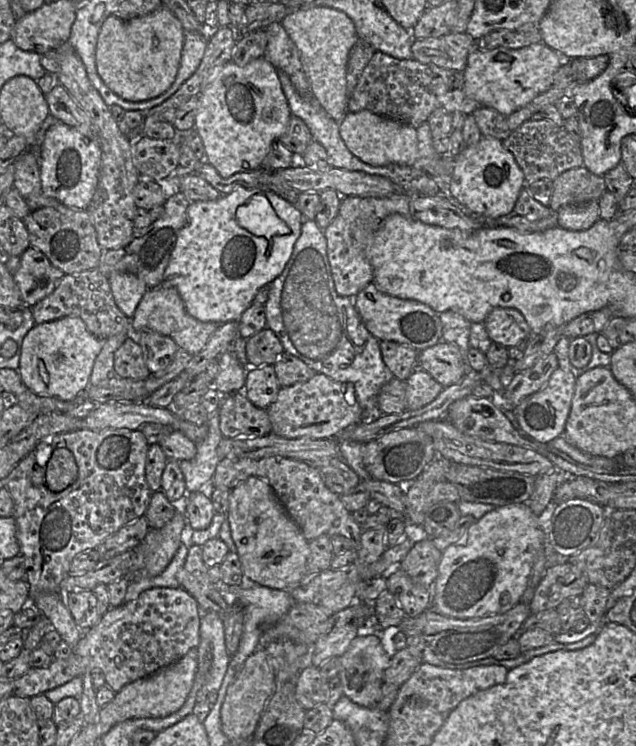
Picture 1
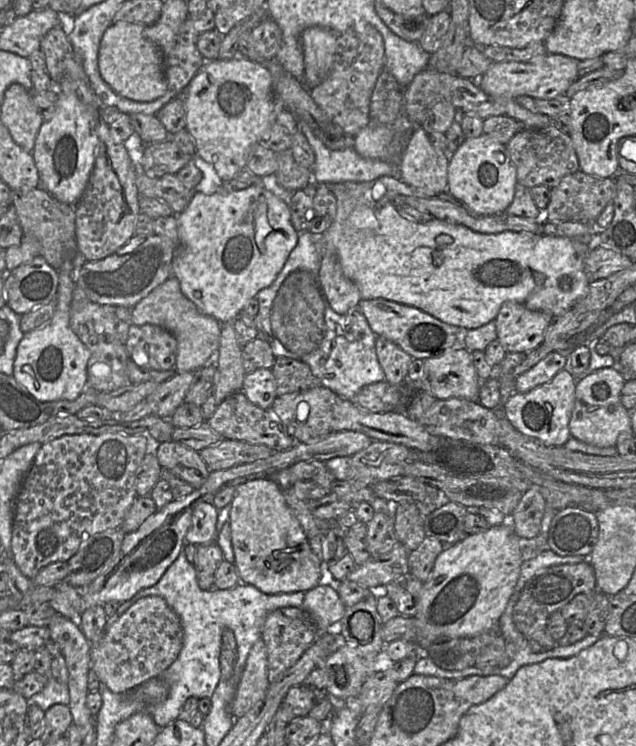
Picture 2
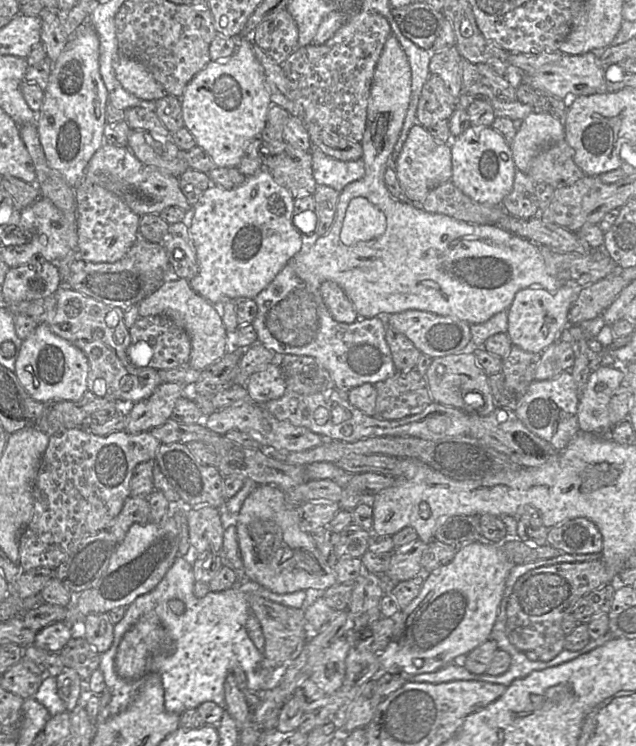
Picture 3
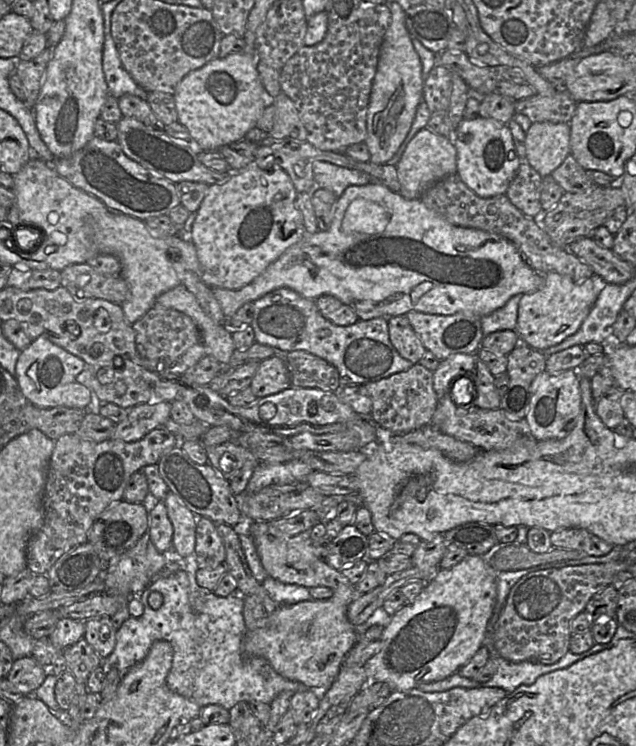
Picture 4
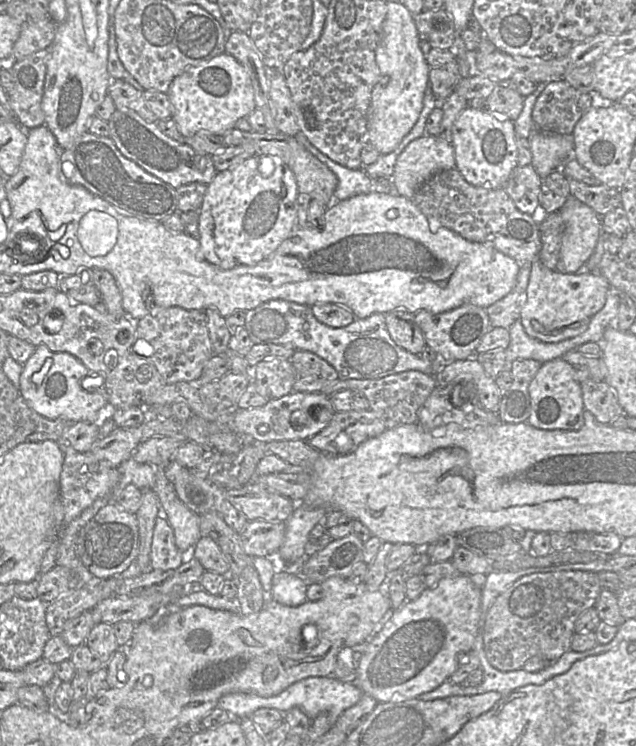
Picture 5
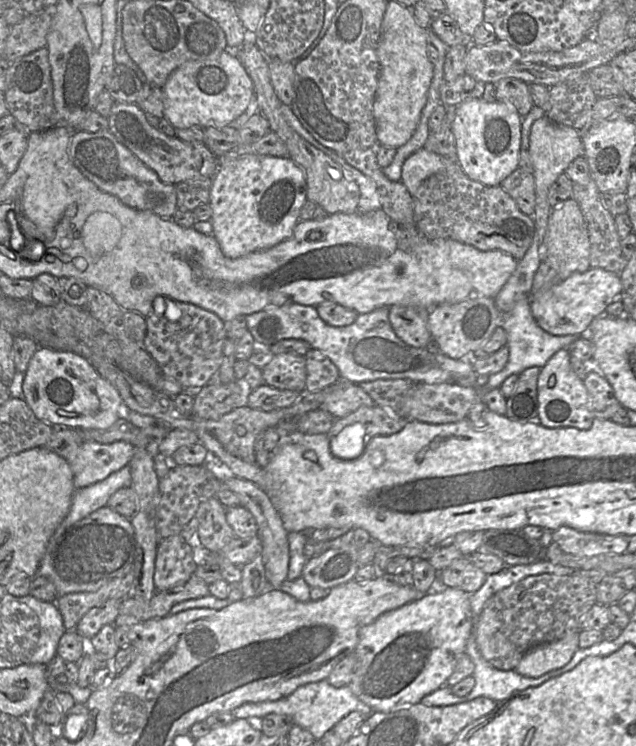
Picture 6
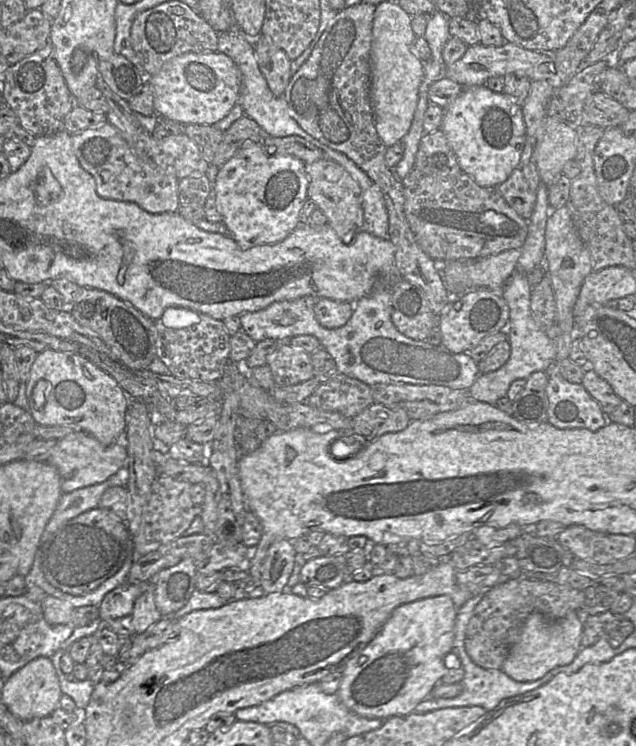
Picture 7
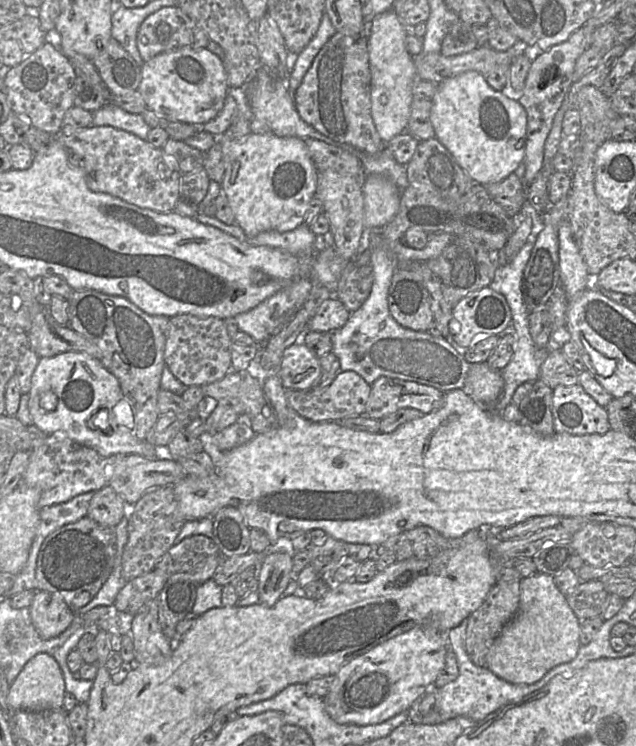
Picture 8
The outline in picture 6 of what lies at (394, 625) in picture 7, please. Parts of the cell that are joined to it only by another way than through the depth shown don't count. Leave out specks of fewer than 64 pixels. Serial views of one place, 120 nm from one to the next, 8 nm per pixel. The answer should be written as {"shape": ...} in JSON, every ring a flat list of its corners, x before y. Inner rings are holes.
{"shape":[[435,588,417,600,385,612,367,626,354,650,357,663,349,687,355,696,373,711,387,713,419,703,424,696,446,685,461,656,465,654,472,630,470,595,459,588]]}

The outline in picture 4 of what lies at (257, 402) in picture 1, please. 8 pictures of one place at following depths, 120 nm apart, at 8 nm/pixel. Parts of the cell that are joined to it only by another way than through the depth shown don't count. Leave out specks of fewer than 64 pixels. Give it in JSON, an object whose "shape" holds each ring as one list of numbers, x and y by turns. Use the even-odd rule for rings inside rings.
{"shape":[[282,355,262,360,250,384,257,398,277,394,289,387,289,373]]}

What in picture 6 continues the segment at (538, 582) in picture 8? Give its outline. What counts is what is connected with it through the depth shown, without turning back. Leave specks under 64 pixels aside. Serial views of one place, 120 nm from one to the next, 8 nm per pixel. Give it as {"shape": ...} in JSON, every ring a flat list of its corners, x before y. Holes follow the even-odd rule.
{"shape":[[579,631,529,650,514,670,522,676,537,678,552,670,562,668,573,657,578,647]]}

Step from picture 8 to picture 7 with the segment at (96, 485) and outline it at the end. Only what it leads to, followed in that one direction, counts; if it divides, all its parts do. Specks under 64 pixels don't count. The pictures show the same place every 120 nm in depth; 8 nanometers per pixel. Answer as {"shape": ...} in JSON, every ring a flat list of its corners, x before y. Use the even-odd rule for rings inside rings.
{"shape":[[73,432,57,442,46,460,53,465,61,478,63,493,101,483,114,475,127,459,127,449,118,443,105,446,86,432]]}

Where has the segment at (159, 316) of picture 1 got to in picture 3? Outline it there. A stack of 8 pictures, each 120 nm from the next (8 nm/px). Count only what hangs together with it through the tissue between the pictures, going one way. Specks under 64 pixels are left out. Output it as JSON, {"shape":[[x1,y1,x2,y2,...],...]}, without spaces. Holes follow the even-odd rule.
{"shape":[[169,276,138,306,139,317,164,315,187,332,191,340,190,367,202,371,228,352,228,333,218,307,197,294,186,279]]}

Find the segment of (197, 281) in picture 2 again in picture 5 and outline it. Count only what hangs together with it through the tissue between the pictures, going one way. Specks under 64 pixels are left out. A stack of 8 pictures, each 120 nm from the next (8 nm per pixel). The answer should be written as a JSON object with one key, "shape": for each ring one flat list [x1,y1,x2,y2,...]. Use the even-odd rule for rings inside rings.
{"shape":[[253,156,251,158,246,159,239,165,230,168,228,170,217,172,212,181,208,184,207,191,205,193,202,205,199,209,199,217,198,217,198,226,199,226,199,237,198,240,200,242,200,250,203,255,203,258,211,263,212,265,222,269,222,270,230,270,237,266,246,265,246,266,254,266,259,262,269,258,280,246,280,244,287,238,290,237,293,230,295,230,297,226,297,197,299,195,299,190,297,186,297,181,293,171,290,169,288,165,286,165,279,157,271,156,275,169,272,175,263,176,259,172,259,161,261,156]]}

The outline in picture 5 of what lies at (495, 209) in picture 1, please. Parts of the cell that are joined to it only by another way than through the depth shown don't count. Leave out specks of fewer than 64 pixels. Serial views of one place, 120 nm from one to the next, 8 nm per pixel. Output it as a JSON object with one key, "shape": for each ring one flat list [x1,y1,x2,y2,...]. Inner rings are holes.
{"shape":[[466,106,452,127,455,168,473,186,504,188,512,170,518,165,514,121,497,112]]}

